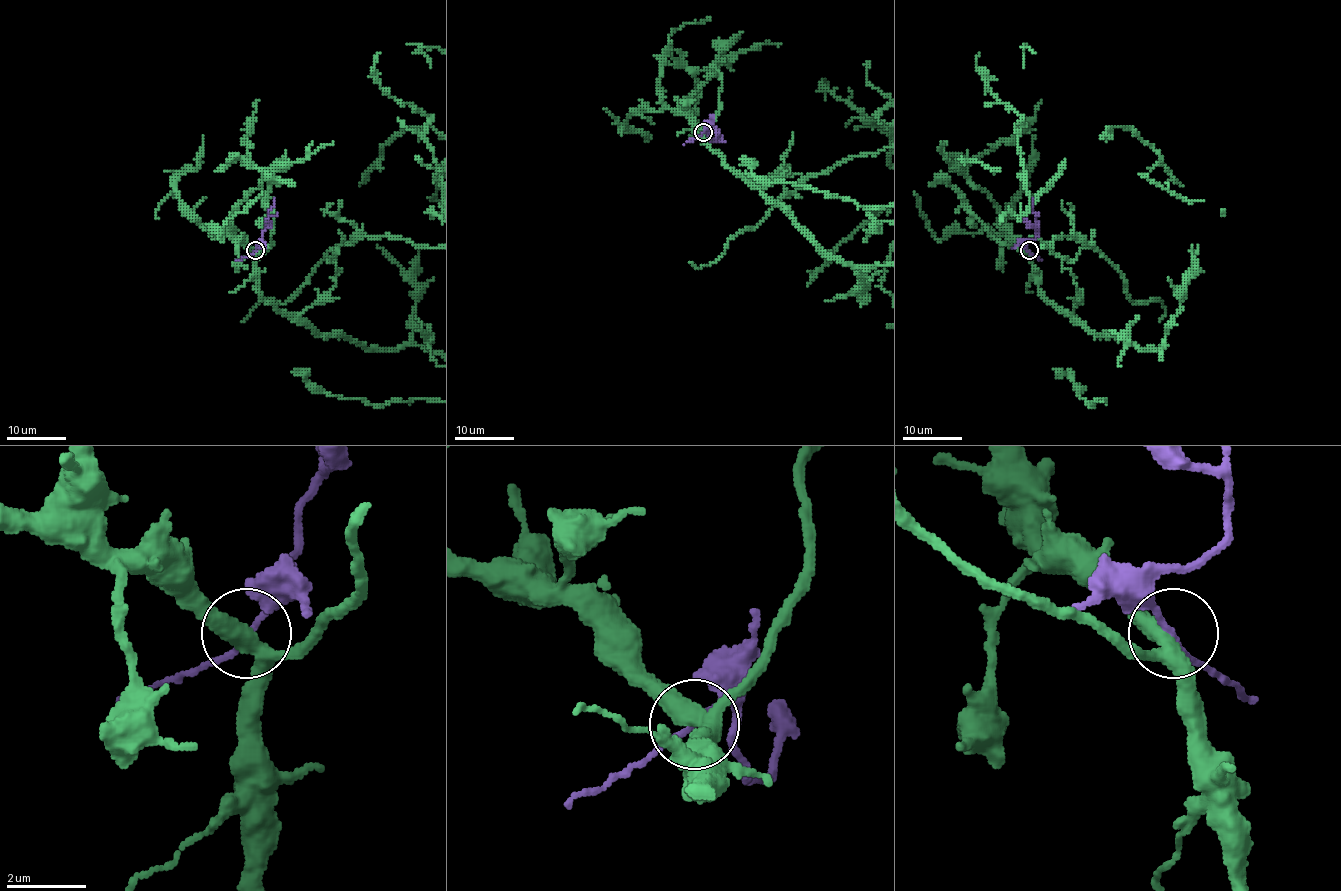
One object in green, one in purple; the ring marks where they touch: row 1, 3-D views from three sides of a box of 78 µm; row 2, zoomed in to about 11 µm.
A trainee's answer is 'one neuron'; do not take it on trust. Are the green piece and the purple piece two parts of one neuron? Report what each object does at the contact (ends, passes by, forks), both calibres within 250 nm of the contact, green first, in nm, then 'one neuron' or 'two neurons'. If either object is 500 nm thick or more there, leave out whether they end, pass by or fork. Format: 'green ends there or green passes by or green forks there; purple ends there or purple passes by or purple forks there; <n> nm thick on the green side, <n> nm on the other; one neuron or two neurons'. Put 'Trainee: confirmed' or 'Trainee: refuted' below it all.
green forks there; purple passes by; 380 nm thick on the green side, 110 nm on the other; two neurons
Trainee: refuted

